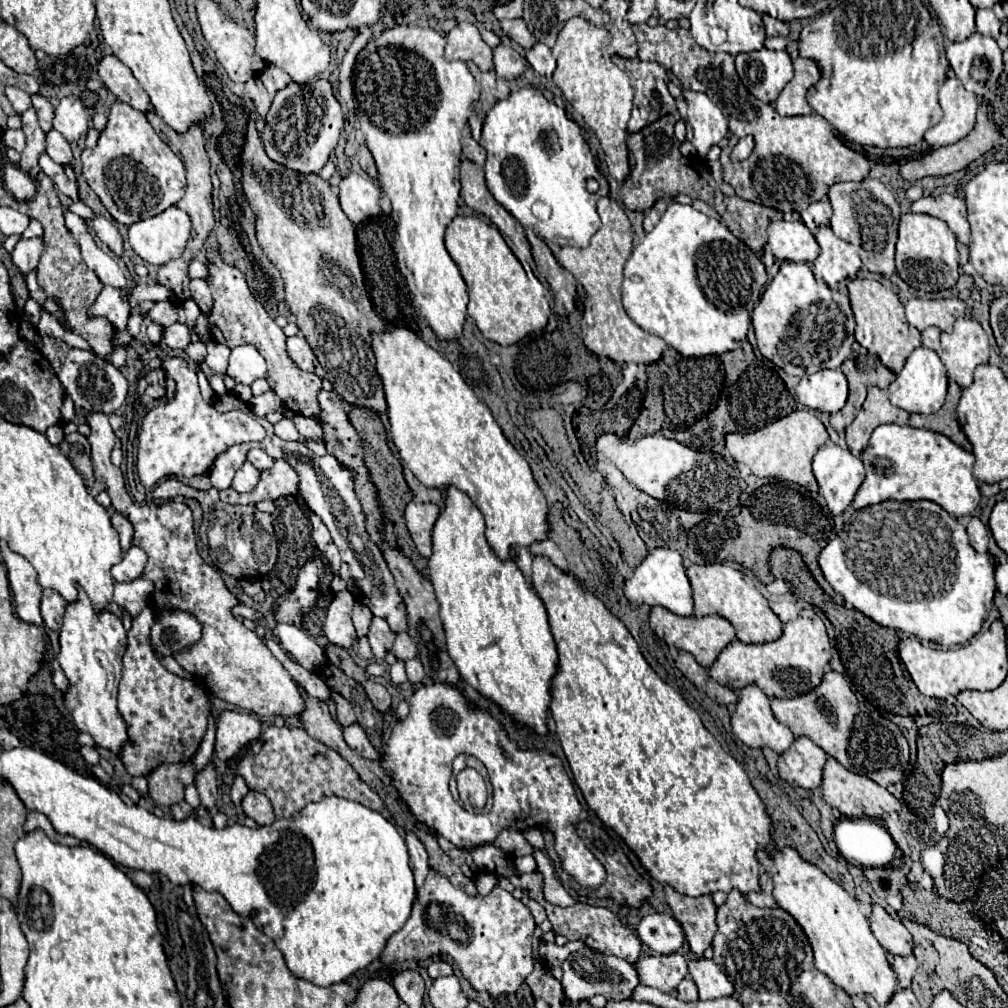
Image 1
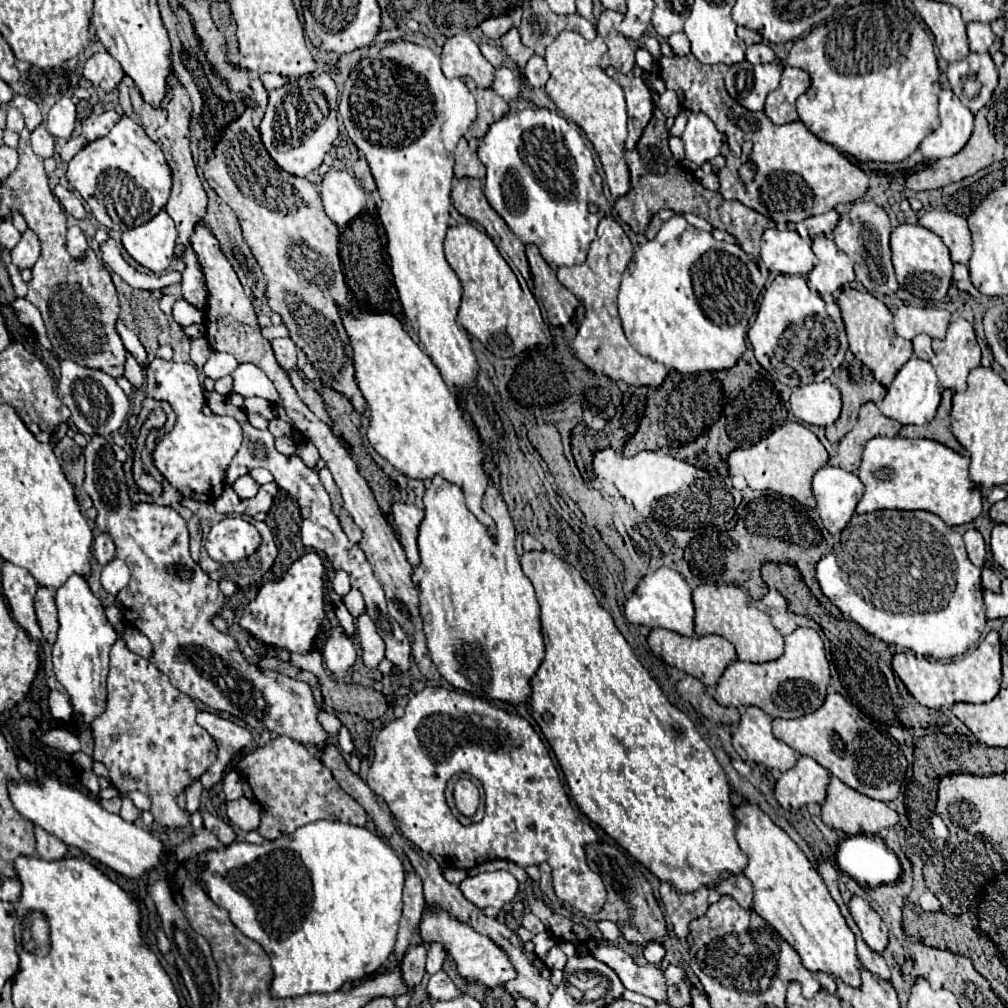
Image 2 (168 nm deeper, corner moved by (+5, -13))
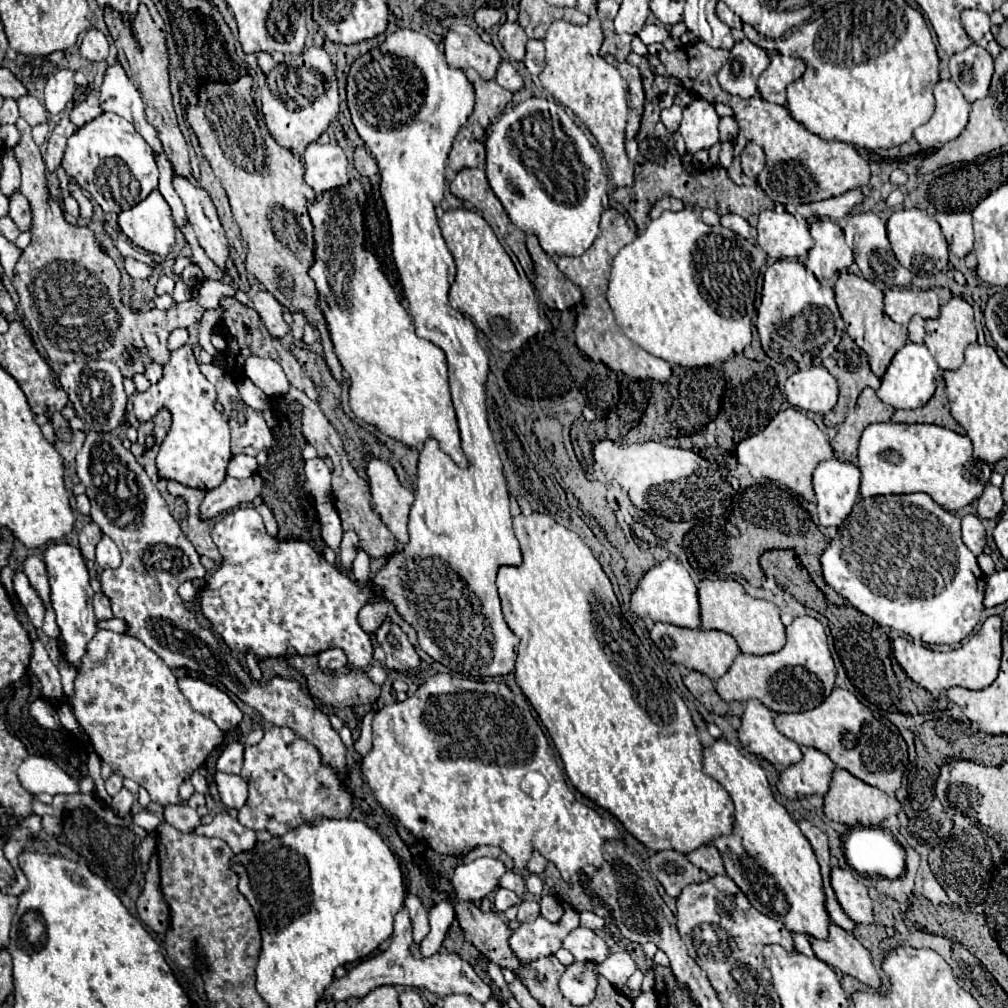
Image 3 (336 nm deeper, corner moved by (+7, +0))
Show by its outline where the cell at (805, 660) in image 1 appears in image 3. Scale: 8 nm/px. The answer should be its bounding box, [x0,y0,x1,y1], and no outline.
[715,616,837,712]

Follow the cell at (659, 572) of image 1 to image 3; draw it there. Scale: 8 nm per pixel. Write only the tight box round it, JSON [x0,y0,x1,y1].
[631,560,701,628]

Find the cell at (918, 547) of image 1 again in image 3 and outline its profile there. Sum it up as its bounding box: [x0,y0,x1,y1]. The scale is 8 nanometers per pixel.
[821,494,986,644]

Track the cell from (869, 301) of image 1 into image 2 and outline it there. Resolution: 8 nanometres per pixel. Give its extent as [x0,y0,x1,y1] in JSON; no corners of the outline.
[837,287,913,387]

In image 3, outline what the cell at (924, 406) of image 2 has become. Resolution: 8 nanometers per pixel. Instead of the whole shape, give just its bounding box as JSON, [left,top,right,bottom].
[877,342,939,410]

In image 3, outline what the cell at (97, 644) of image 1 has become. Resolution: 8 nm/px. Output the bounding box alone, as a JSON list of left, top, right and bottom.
[45,542,97,666]

